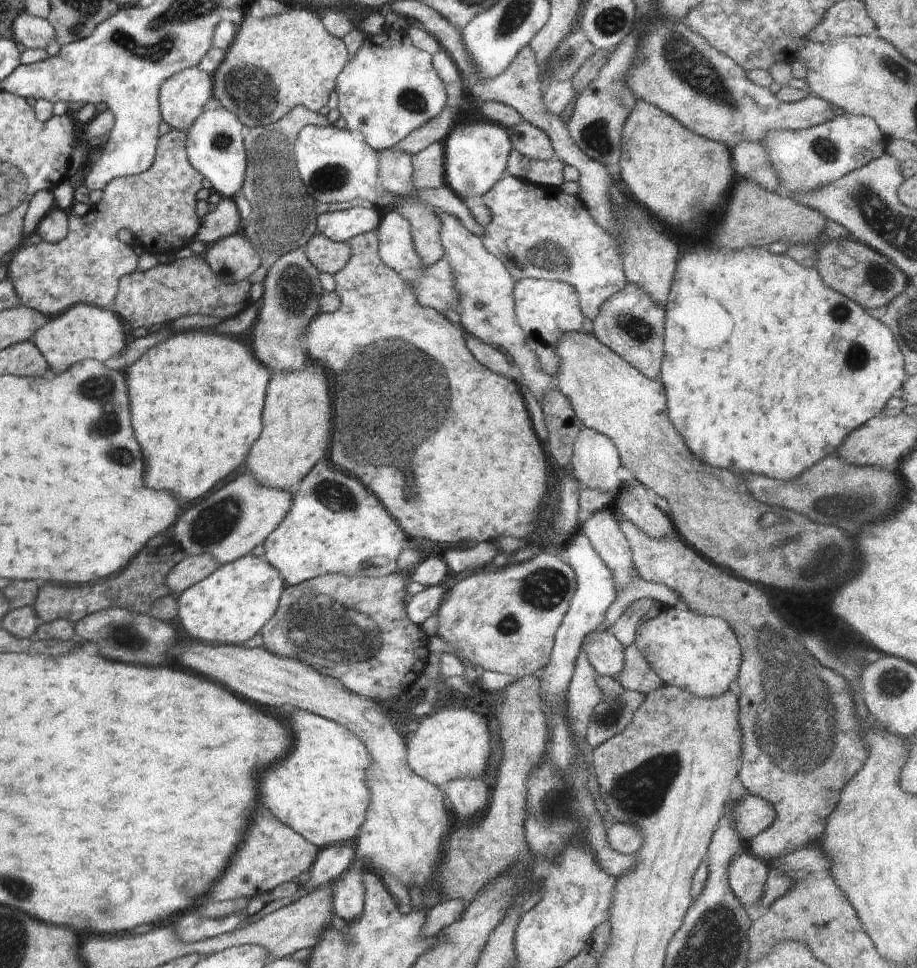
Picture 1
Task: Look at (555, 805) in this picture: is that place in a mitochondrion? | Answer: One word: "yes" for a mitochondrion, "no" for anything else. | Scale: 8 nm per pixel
yes

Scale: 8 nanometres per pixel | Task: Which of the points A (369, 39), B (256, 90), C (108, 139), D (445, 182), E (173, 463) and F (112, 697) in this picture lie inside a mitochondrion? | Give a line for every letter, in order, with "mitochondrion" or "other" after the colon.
A: other
B: mitochondrion
C: other
D: other
E: other
F: other

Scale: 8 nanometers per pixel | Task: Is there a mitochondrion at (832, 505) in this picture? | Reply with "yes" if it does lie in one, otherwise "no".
yes

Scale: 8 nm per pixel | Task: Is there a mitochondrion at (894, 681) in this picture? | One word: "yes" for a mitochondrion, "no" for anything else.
yes

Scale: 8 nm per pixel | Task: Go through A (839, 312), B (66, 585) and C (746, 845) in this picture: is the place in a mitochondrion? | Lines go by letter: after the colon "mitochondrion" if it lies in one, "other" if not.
A: mitochondrion
B: other
C: other

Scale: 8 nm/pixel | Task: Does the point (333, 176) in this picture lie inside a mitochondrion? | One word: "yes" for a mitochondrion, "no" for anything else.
yes

